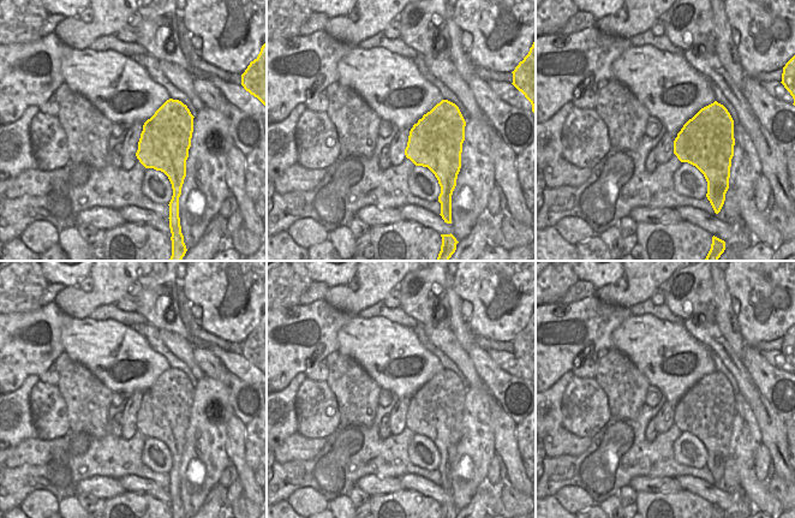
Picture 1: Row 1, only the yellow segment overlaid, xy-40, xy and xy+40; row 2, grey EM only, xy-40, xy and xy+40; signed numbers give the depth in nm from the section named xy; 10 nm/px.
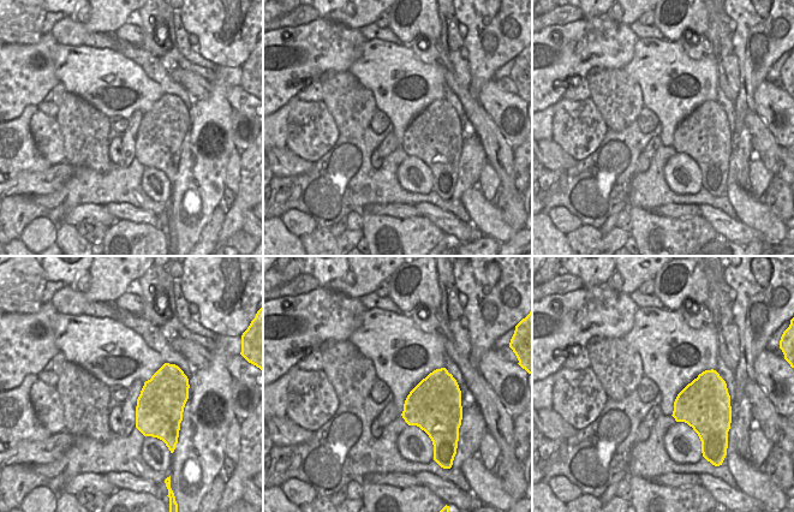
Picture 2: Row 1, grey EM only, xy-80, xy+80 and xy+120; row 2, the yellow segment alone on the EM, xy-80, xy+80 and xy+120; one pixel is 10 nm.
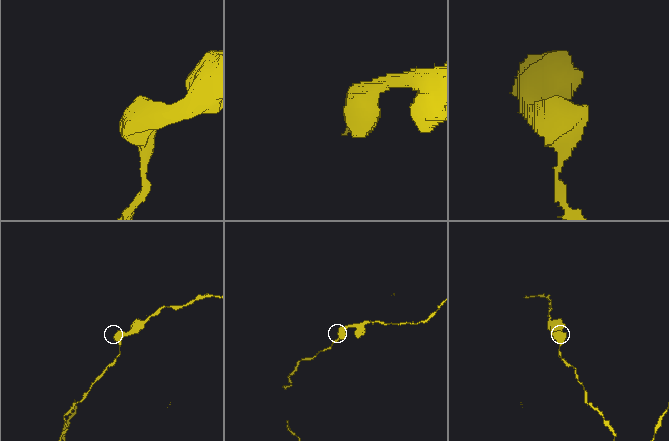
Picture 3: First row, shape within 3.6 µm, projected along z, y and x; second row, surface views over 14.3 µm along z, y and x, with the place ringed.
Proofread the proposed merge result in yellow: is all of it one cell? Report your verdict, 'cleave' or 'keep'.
cleave

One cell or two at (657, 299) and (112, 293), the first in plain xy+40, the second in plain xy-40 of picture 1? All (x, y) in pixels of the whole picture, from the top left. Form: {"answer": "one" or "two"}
{"answer": "two"}

